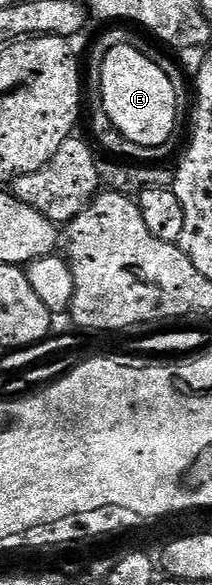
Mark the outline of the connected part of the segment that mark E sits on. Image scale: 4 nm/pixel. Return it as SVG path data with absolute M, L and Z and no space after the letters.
M117 42L108 47L105 60L102 61L101 81L98 95L104 104L102 110L108 115L116 127L116 131L124 139L134 145L162 146L169 142L176 131L176 98L174 85L170 85L170 77L150 61L138 49Z

